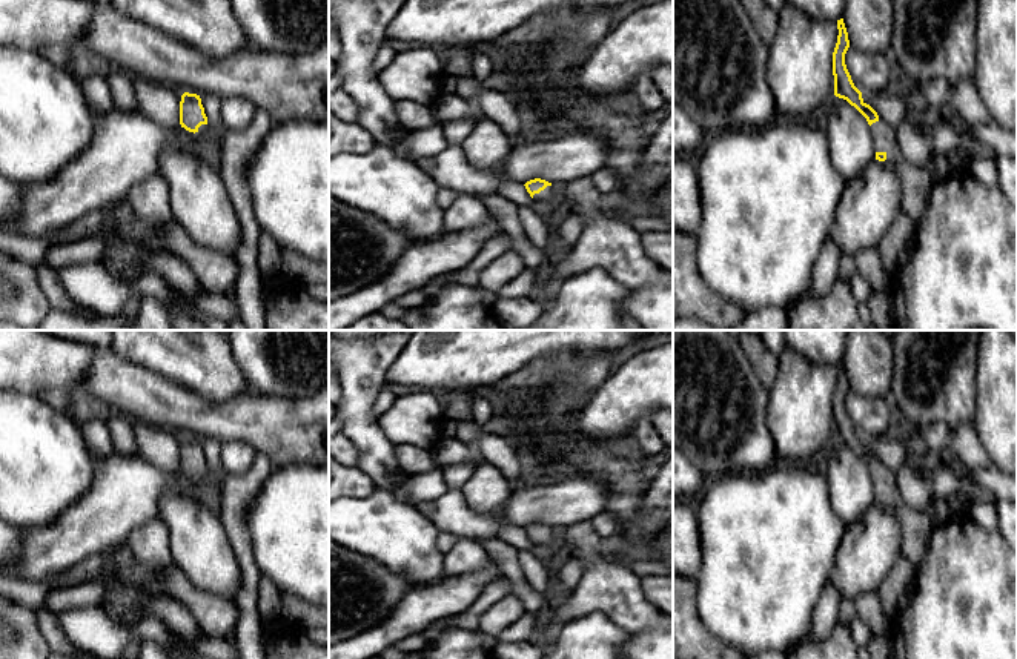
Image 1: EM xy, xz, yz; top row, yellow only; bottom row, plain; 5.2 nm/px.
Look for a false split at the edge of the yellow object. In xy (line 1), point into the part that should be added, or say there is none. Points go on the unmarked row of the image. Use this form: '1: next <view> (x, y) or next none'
1: next xy (203, 472)

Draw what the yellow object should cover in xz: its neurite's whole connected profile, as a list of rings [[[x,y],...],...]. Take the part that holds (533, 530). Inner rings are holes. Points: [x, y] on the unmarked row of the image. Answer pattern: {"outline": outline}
{"outline": [[[535,522],[535,524],[527,525],[524,530],[535,545],[552,544],[553,535],[552,535],[552,527],[548,525]]]}

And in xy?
{"outline": [[[189,436],[181,439],[180,469],[195,481],[203,479],[209,473],[200,439]]]}

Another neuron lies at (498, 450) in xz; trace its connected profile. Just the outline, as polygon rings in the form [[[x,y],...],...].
[[[473,419],[456,421],[455,436],[473,447],[482,461],[498,469],[512,485],[521,485],[527,461],[508,438],[484,432]]]

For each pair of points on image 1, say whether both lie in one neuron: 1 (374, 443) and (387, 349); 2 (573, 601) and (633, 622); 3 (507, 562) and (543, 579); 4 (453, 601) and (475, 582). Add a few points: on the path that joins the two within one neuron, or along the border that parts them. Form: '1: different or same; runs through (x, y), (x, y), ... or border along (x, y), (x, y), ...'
1: same; runs through (363, 420), (366, 372)
2: same; runs through (589, 601), (612, 601), (618, 607)
3: different; border along (516, 550), (516, 559), (524, 579), (544, 595)
4: same; runs through (458, 596), (470, 584)

